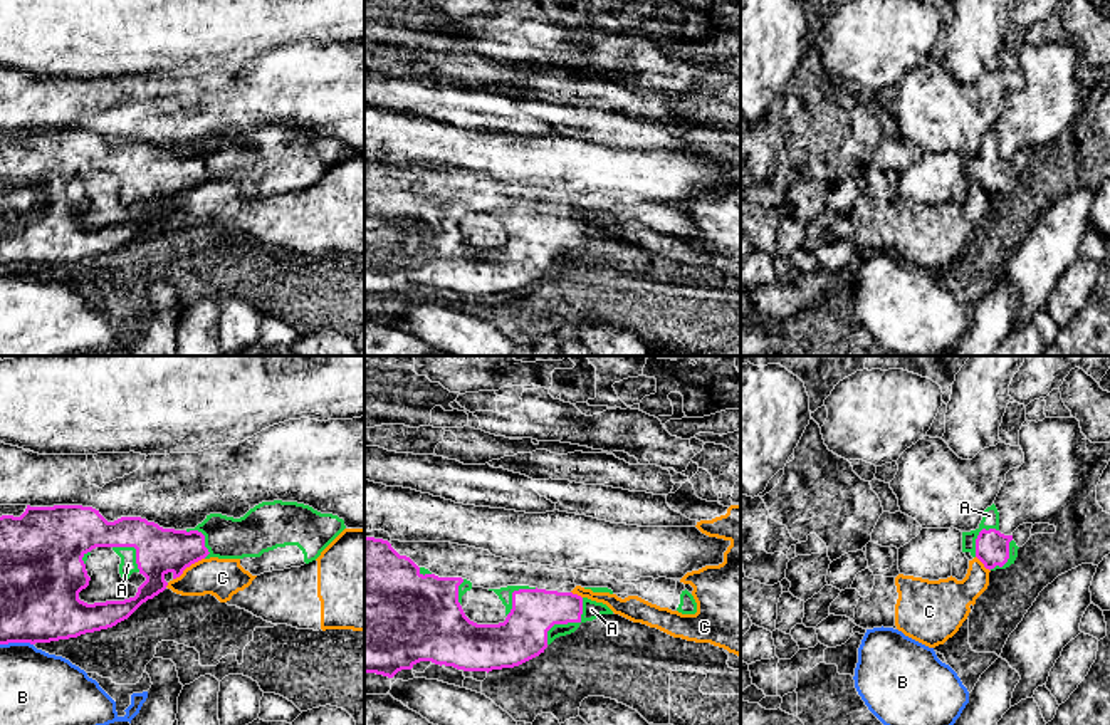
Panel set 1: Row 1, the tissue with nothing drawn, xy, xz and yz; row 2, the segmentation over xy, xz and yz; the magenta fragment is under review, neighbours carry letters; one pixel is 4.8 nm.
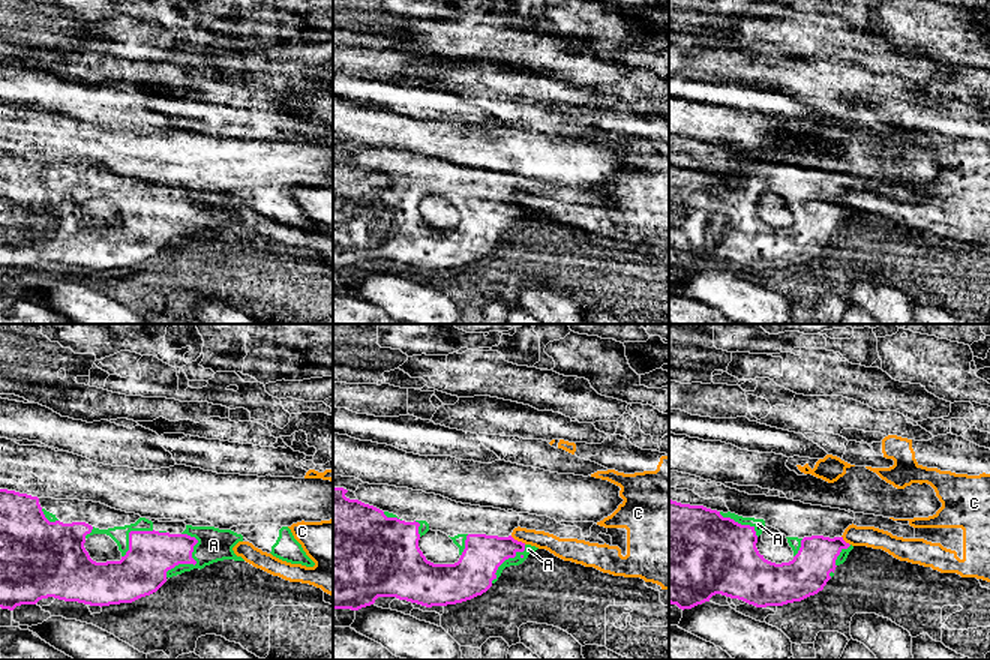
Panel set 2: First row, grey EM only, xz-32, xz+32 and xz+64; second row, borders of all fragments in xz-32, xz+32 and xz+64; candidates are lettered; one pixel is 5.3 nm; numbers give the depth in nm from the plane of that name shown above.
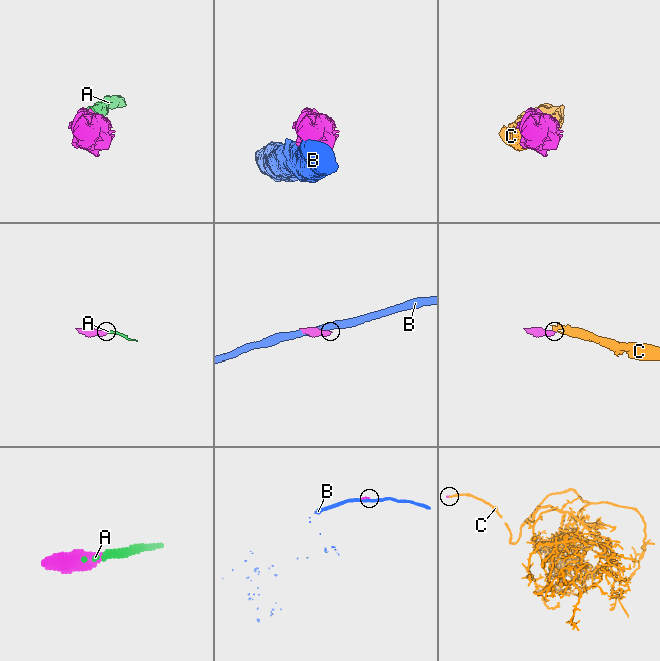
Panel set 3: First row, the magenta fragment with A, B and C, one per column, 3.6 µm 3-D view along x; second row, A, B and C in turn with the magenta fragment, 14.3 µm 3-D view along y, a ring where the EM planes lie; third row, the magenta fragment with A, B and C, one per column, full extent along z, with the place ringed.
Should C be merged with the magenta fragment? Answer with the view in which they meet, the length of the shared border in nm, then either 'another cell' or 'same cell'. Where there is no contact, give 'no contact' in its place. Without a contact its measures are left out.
xy | 190 nm | another cell

